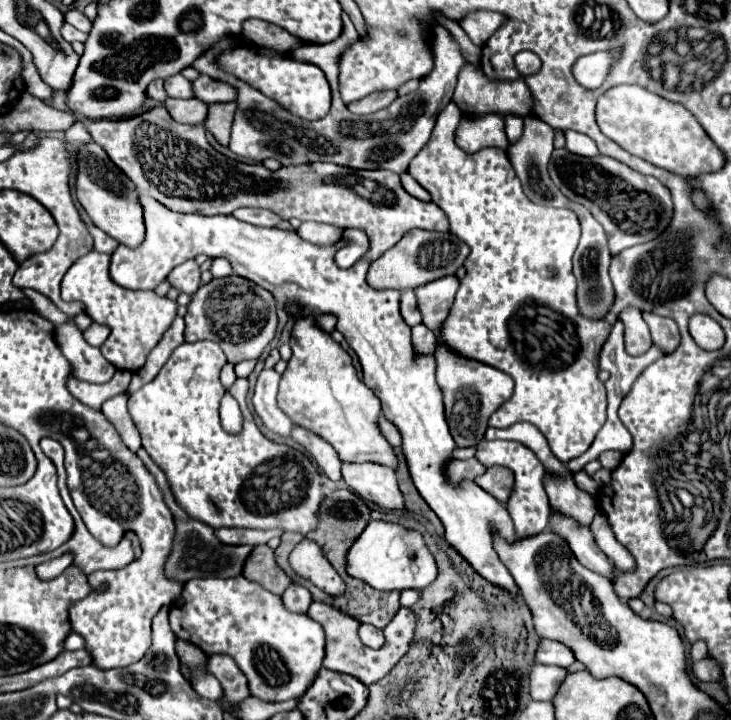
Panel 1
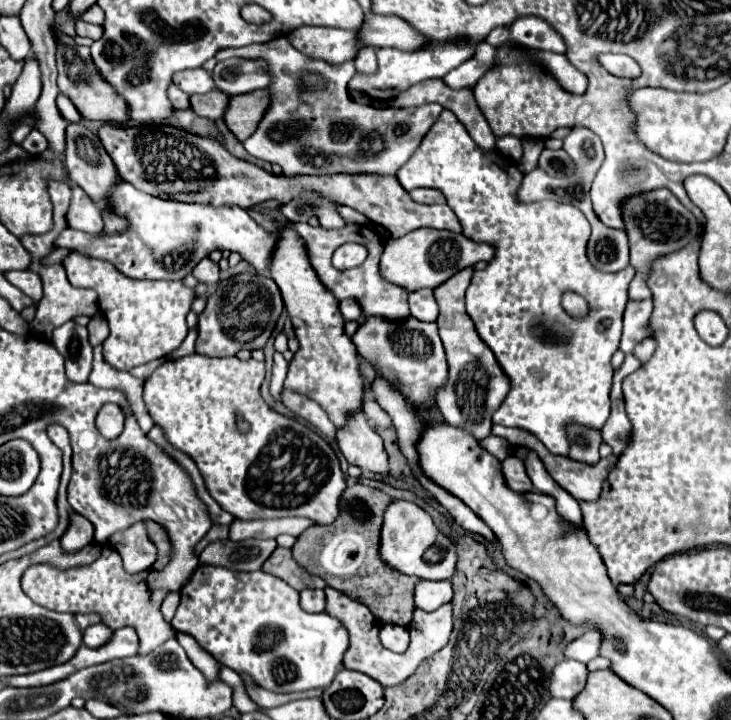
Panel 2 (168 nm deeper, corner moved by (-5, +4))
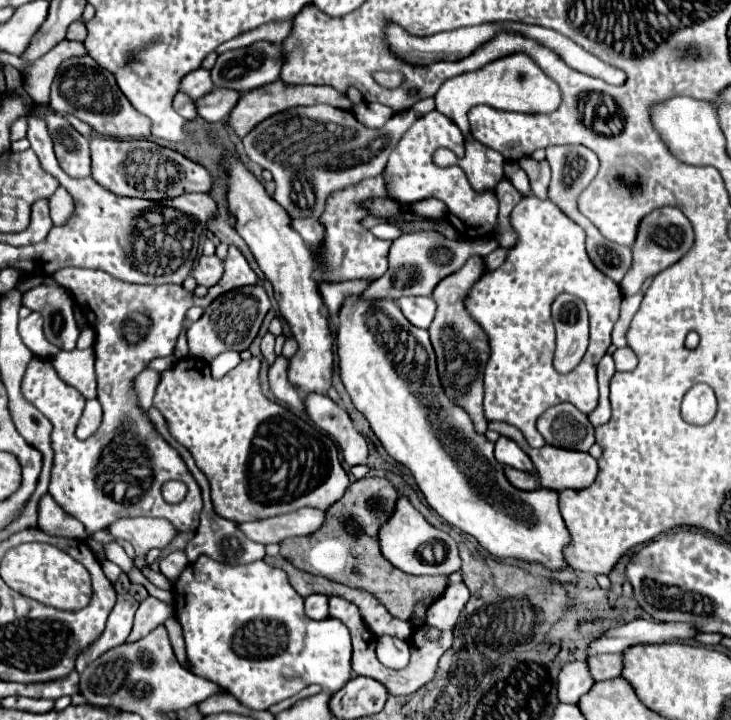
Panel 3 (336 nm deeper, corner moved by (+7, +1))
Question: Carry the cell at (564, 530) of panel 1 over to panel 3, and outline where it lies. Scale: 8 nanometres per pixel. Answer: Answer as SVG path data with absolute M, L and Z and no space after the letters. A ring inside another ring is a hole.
M500 437L498 443L496 443L496 449L494 449L494 455L502 465L510 465L510 467L524 471L524 473L534 473L532 461L512 439Z

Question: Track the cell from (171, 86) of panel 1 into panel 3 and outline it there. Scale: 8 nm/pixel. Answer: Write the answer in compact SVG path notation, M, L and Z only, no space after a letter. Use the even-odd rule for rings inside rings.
M196 69L184 75L184 79L180 81L180 93L188 95L190 99L198 99L206 95L206 91L210 89L212 89L212 79L210 79L210 71L206 69Z

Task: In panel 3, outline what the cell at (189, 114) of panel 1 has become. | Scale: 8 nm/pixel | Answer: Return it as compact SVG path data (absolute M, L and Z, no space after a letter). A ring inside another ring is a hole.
M212 89L204 97L196 99L196 111L204 121L224 121L230 109L236 105L240 93L232 89Z

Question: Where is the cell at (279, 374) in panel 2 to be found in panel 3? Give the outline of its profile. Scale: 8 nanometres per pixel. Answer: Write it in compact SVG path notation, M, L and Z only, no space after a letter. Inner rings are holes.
M270 333L264 335L264 339L262 339L262 343L260 343L260 349L262 349L262 355L266 357L268 365L272 365L274 359L276 359L276 355L274 355L274 337L272 337Z

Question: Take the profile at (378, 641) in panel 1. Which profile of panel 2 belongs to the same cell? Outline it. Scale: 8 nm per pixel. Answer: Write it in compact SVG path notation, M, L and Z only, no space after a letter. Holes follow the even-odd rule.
M382 624L380 640L382 640L384 648L388 648L396 654L402 654L402 652L406 652L406 648L410 644L408 628L402 628L402 626L396 626L396 624Z

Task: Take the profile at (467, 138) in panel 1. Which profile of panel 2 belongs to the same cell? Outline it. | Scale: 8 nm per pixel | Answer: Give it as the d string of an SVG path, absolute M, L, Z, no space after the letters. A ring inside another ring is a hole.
M502 136L502 138L498 138L496 146L498 146L498 150L504 156L508 156L508 158L512 158L516 162L522 158L522 142L518 138L514 138L514 136Z

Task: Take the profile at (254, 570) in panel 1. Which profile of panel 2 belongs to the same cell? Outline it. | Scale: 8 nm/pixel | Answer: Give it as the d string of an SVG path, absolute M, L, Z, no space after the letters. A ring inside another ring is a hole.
M278 546L276 552L272 552L272 556L264 562L262 570L266 570L268 574L280 576L284 582L288 582L296 590L304 590L304 588L326 588L326 582L320 576L314 576L314 574L306 572L292 558L292 552L288 548L280 548Z

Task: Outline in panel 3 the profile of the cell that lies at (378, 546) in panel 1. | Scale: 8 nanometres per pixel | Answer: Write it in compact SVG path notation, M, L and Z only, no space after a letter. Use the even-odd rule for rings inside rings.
M398 497L394 513L378 531L380 551L382 555L400 571L408 575L450 575L460 569L460 557L456 541L432 527L412 505L406 497Z

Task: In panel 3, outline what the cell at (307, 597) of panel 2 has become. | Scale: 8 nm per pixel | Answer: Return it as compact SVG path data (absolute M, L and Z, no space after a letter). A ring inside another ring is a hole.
M308 595L304 597L304 611L310 619L326 619L328 617L328 597L326 595Z

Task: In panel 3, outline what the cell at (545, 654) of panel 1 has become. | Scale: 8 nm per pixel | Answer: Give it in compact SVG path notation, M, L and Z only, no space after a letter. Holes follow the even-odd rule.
M636 619L624 625L616 625L592 639L586 647L586 657L602 653L622 653L636 643L666 643L672 639L692 639L698 629L686 623L654 623Z

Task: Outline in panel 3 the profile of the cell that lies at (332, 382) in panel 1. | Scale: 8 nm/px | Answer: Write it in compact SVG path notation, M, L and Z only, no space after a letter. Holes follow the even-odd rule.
M224 153L224 165L228 167L228 203L230 211L234 213L236 231L248 243L258 267L262 269L264 277L272 283L274 299L278 301L280 317L288 323L298 351L288 361L288 381L302 391L304 397L312 393L326 395L332 387L332 373L334 373L334 337L328 327L328 319L322 315L324 301L318 291L318 283L314 281L314 263L308 245L304 239L292 229L292 221L288 213L264 191L262 183L244 169L236 153Z

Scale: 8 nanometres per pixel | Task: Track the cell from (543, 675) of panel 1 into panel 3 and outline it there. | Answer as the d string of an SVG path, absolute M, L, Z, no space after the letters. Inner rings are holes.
M572 661L558 673L558 701L578 703L578 699L594 685L586 661Z

